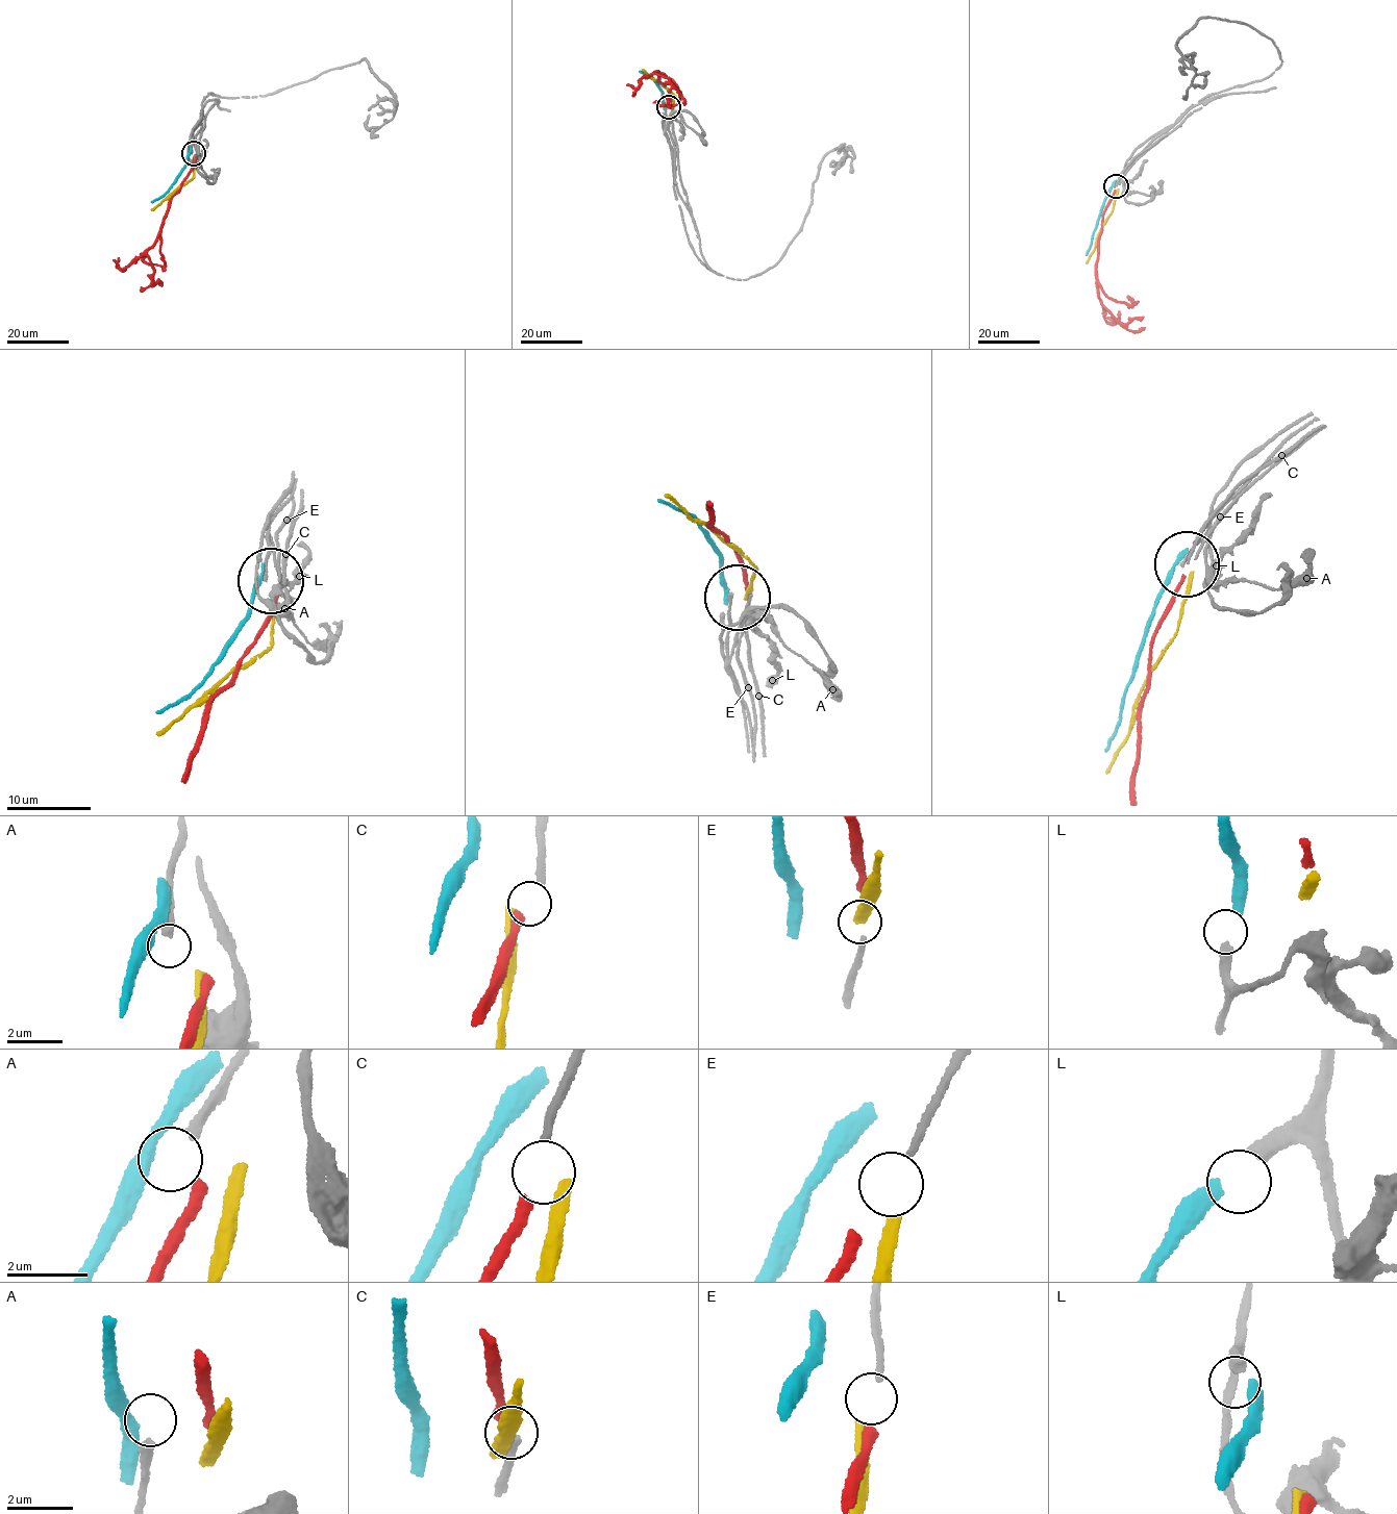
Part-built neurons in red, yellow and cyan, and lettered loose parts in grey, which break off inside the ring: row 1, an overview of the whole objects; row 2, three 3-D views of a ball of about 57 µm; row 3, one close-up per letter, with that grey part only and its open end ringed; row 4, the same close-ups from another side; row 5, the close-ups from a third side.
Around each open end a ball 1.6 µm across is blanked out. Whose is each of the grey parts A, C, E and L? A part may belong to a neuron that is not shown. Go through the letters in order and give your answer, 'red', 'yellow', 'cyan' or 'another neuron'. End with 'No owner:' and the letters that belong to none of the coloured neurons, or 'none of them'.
A: another neuron
C: red
E: yellow
L: cyan
No owner: A

